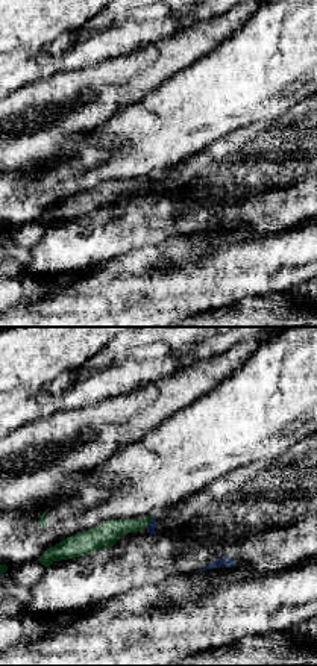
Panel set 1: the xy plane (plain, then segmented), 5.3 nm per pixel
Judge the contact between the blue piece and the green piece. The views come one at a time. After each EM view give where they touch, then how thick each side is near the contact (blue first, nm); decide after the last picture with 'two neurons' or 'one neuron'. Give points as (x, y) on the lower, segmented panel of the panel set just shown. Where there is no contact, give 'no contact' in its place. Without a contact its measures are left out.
meets blue at (150, 521); 50 nm thick on the blue side, 130 nm on the other

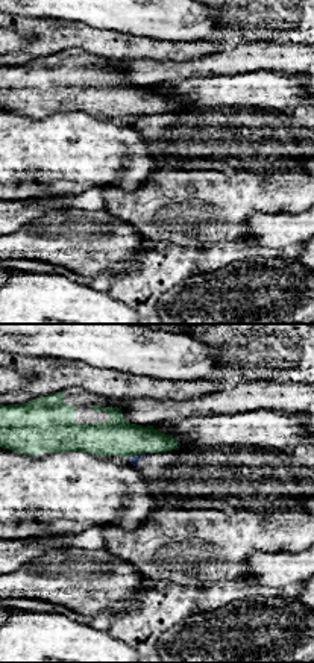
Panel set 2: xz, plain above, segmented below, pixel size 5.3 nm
meets blue at (137, 456); 50 nm thick on the blue side, 200 nm on the other

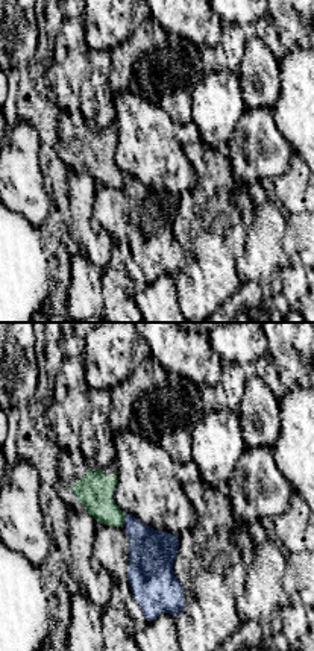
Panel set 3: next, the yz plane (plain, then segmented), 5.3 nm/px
meets blue at (125, 520); 260 nm thick on the blue side, 180 nm on the other

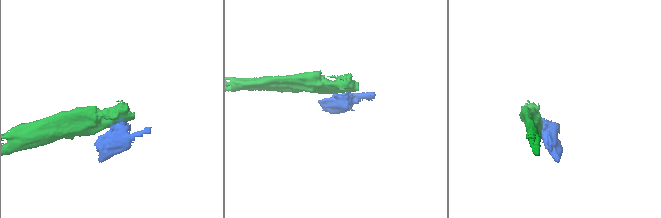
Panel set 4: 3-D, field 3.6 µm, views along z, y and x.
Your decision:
two neurons

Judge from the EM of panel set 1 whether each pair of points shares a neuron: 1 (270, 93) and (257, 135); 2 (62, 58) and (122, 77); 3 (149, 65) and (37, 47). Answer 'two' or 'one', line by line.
1: two
2: two
3: two

